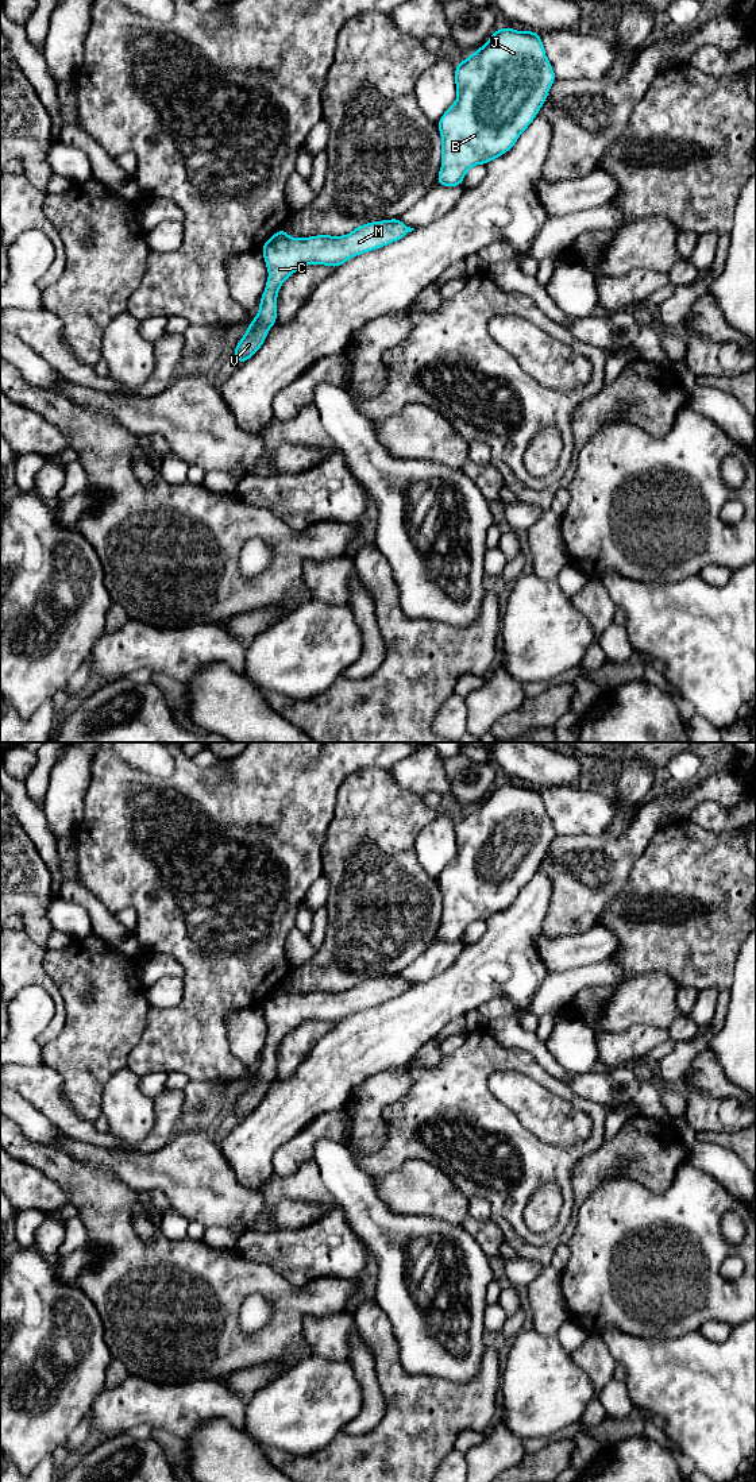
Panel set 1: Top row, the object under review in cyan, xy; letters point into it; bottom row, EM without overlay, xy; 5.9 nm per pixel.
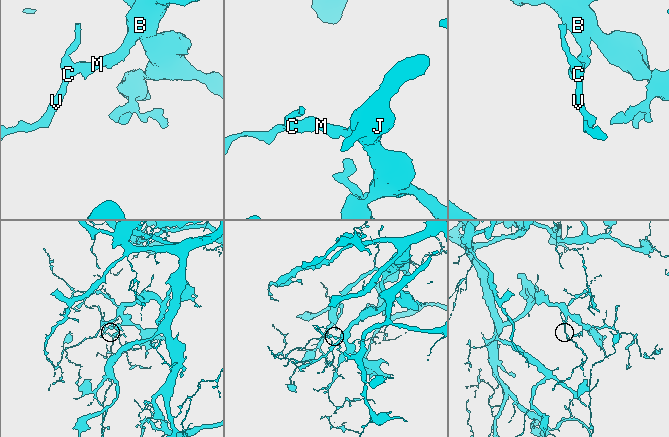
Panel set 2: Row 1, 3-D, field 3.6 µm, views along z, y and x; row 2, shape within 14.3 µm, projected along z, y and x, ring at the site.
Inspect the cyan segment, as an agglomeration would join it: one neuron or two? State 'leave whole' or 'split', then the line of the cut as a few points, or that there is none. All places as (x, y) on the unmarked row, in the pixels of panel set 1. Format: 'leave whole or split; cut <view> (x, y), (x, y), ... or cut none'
leave whole; cut none

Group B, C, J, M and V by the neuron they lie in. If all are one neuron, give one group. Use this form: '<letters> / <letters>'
B C J M V

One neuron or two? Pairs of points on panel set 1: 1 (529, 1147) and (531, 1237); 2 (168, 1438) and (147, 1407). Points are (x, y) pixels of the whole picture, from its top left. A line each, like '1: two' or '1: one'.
1: one
2: two

